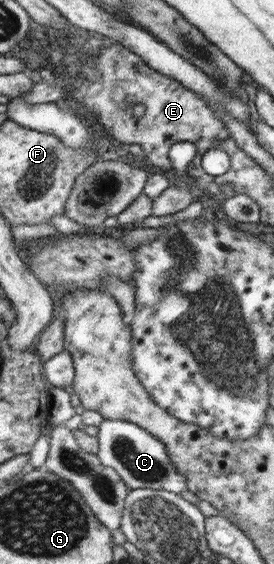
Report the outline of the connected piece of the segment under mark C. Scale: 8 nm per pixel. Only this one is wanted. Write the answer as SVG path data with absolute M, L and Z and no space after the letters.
M102 420L97 426L97 458L103 466L112 468L128 489L150 488L180 494L186 489L184 476L171 464L163 444L136 424Z

